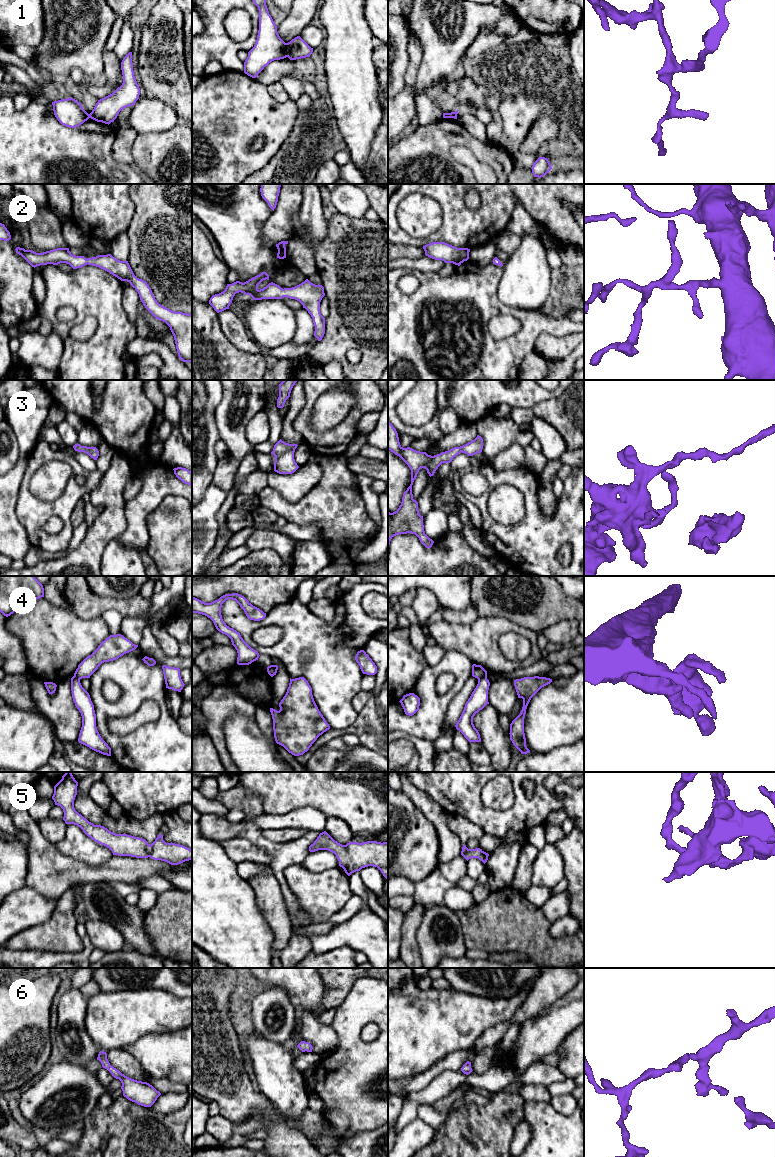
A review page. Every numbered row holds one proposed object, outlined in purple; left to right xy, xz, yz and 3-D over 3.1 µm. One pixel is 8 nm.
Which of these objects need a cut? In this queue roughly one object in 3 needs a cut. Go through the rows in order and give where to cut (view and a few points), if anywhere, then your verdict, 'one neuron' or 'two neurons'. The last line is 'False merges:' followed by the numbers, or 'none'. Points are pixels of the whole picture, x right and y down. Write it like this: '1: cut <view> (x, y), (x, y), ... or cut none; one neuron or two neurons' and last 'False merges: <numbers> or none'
1: cut xz (285, 43), (285, 54), (287, 56); two neurons
2: cut none; one neuron
3: cut none; one neuron
4: cut yz (486, 675), (478, 679); two neurons
5: cut none; one neuron
6: cut none; one neuron
False merges: 1, 4

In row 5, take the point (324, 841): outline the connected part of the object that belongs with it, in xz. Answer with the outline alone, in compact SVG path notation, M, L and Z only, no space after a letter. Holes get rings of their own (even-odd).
M326 831L319 834L310 852L328 850L334 853L345 873L350 876L362 868L377 867L388 879L388 842L367 841L363 843L349 842L342 845L335 841Z

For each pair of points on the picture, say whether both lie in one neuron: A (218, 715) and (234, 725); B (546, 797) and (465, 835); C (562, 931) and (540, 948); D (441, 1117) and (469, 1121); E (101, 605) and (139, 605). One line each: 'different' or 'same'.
A: different
B: different
C: different
D: different
E: same

